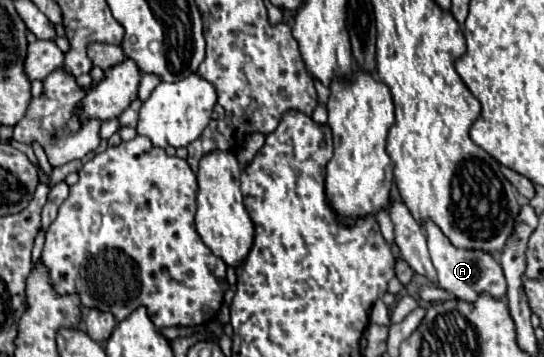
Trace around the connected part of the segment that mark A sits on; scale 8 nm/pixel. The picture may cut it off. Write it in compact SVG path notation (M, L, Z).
M426 223L426 239L428 239L432 263L438 273L438 283L442 289L446 289L448 293L454 293L456 299L462 299L466 303L474 303L480 293L488 293L494 299L506 297L506 277L502 273L502 267L492 255L482 251L456 249L434 223Z

